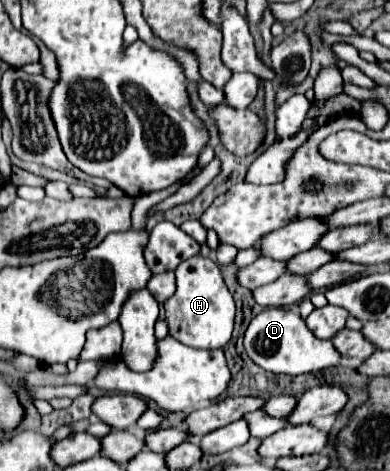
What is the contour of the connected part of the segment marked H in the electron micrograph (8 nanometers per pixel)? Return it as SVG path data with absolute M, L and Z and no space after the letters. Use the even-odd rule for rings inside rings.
M193 256L175 270L177 292L163 304L169 334L193 348L223 348L231 340L235 302L223 284L219 266L209 258Z

